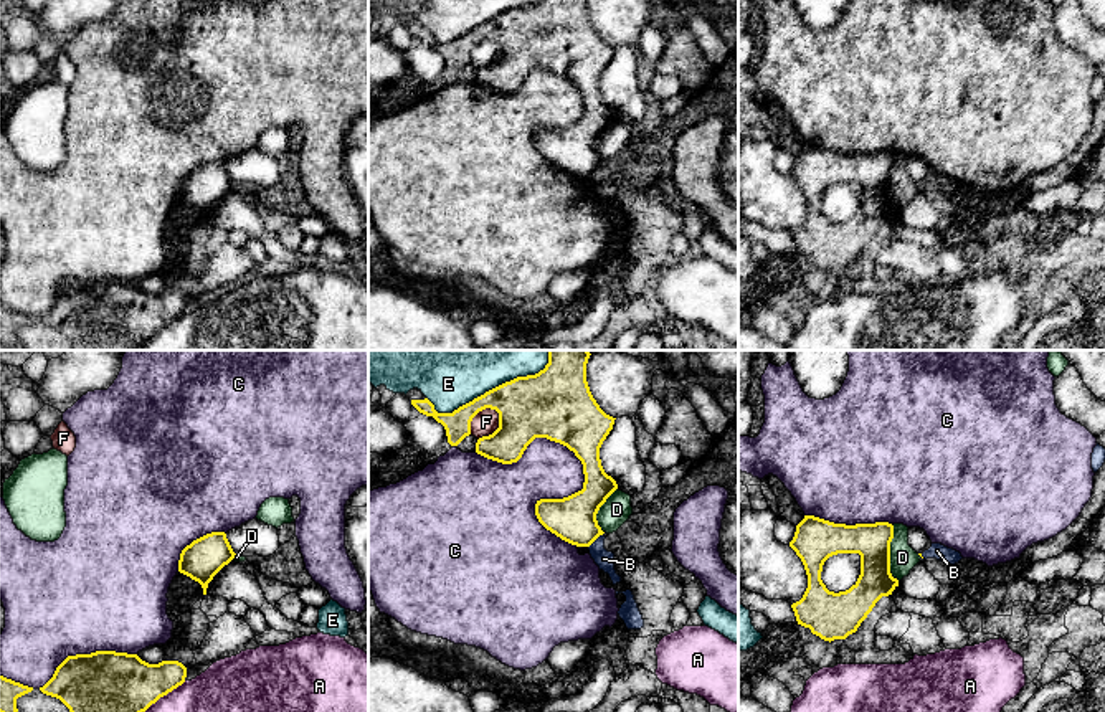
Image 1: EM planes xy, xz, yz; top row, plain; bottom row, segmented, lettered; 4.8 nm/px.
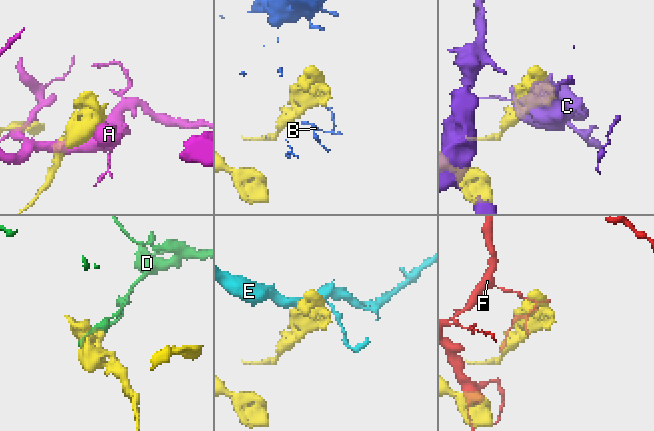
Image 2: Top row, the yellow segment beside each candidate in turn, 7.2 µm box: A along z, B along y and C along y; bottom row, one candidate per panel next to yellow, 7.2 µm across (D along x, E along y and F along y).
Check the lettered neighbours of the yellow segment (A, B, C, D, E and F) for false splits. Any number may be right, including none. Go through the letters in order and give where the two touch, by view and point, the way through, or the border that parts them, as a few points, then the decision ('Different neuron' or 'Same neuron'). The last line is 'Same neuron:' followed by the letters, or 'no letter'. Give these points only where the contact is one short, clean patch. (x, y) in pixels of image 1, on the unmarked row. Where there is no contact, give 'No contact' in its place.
A: Touches yellow at xy (164, 324). Different neuron
B: Touches yellow at xz (595, 169). Different neuron
C: Touches yellow at xz (583, 101). Different neuron
D: Touches yellow at yz (889, 184). Boundary: yz (892, 154), (891, 204), (899, 210). Different neuron
E: Touches yellow at xz (484, 23). Different neuron
F: Touches yellow at xz (478, 42). Different neuron
Same neuron: no letter

